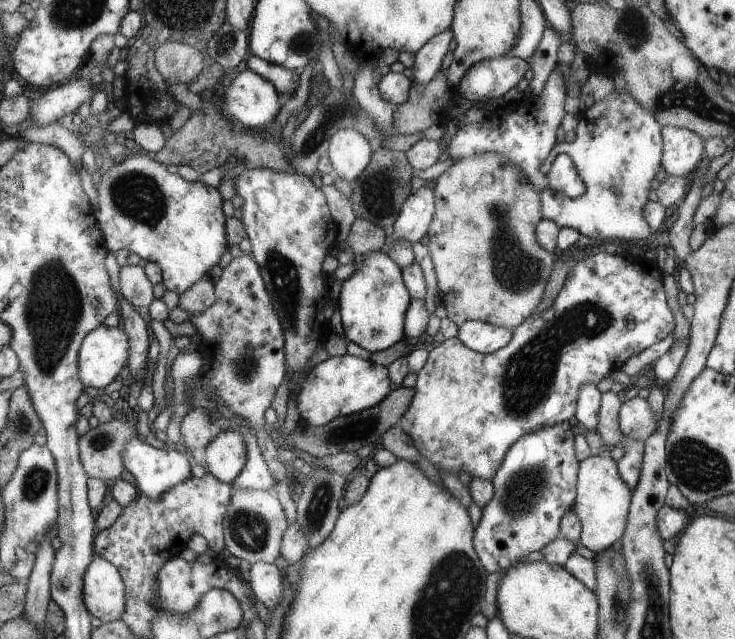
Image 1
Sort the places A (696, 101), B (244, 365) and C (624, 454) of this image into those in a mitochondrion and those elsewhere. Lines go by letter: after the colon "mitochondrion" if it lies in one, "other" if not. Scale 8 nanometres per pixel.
A: mitochondrion
B: mitochondrion
C: other

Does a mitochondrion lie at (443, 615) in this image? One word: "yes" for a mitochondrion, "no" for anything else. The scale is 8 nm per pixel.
yes

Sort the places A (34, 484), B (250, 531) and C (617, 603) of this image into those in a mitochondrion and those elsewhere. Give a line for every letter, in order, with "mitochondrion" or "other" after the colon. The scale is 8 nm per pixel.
A: mitochondrion
B: mitochondrion
C: mitochondrion

